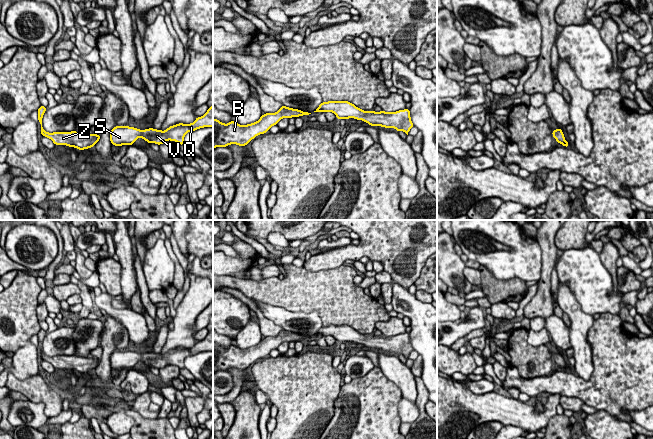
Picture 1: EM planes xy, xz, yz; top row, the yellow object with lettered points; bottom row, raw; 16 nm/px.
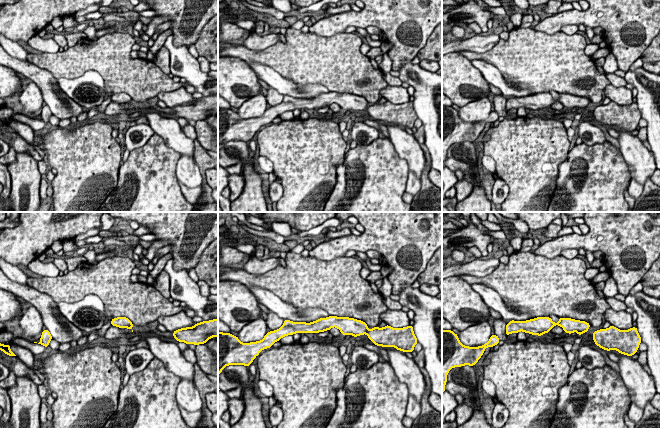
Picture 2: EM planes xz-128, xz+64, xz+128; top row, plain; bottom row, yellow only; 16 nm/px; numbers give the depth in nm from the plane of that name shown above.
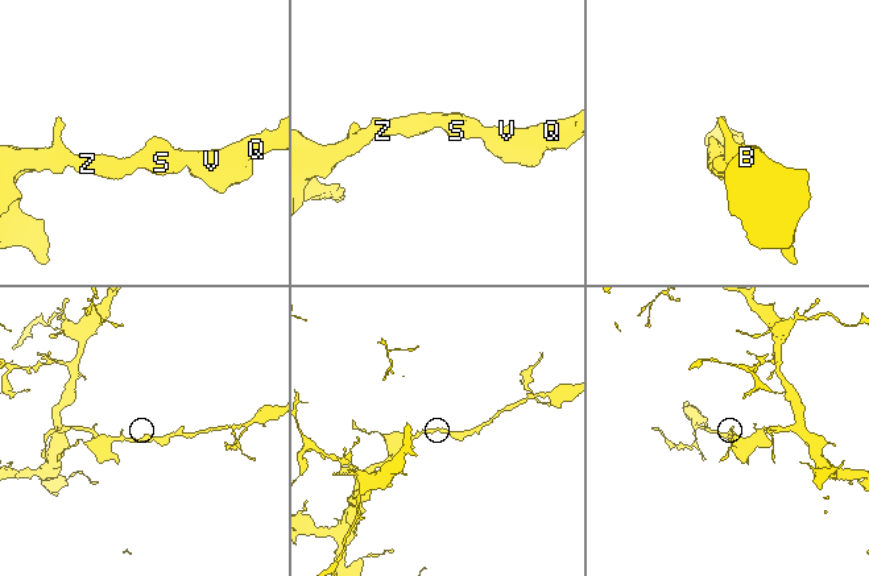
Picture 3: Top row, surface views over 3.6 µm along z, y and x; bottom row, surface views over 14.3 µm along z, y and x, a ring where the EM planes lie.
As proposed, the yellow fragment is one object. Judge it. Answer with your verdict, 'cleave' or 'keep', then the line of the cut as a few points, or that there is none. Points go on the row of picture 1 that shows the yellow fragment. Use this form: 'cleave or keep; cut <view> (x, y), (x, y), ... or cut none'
keep; cut none

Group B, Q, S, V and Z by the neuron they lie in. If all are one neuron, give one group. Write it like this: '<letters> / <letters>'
B Q S V Z

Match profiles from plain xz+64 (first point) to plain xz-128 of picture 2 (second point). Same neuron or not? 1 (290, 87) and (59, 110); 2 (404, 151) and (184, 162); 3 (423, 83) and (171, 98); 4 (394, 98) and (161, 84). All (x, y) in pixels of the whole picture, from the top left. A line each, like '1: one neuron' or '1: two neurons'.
1: two neurons
2: two neurons
3: two neurons
4: two neurons

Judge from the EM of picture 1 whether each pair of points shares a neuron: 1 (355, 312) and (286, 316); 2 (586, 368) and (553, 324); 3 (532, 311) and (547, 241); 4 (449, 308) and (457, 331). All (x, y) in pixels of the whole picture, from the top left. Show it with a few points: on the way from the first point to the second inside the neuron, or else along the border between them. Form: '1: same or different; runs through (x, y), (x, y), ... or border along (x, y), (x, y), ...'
1: different; border along (295, 311), (315, 311), (323, 324)
2: different; border along (568, 326), (569, 342), (572, 347)
3: same; runs through (543, 294), (547, 258)
4: different; border along (460, 318), (454, 321), (447, 321)

